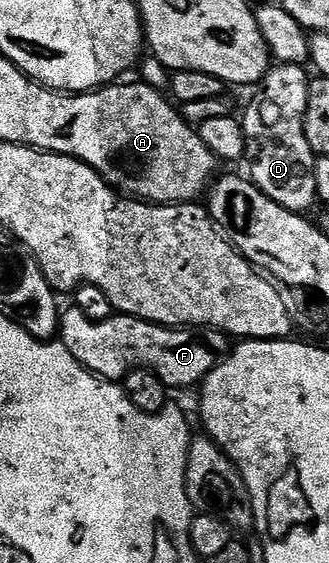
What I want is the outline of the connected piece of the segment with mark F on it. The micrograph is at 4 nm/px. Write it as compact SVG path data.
M76 304L61 310L59 341L89 370L106 382L120 383L133 370L149 370L166 388L193 386L204 382L226 353L226 335L220 330L203 326L159 326L132 318L129 314L114 313L112 318L96 322L91 320Z

